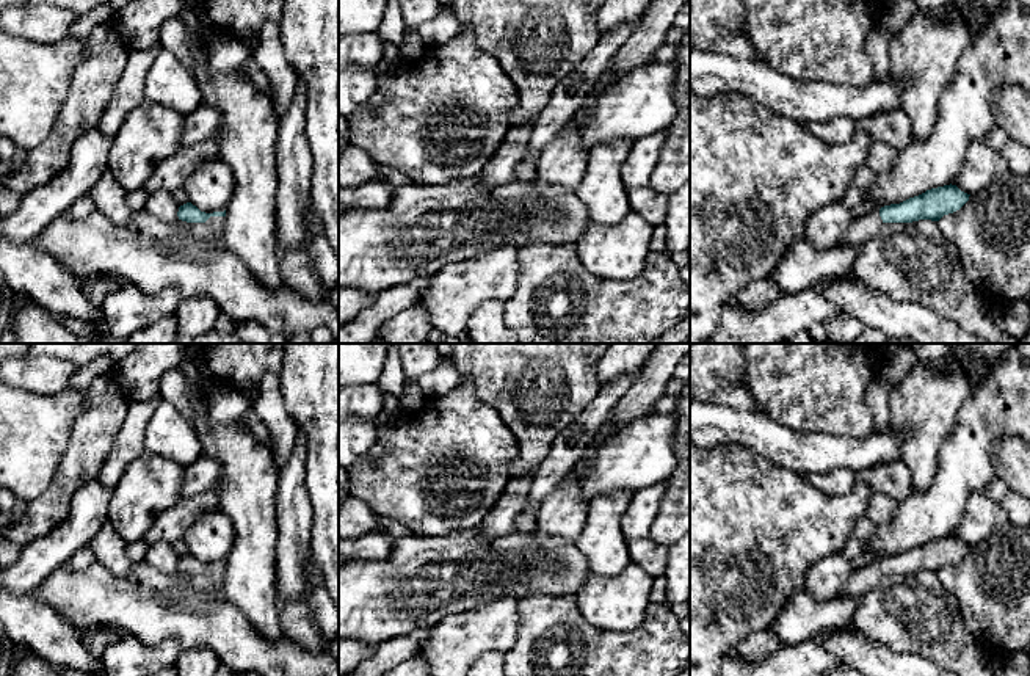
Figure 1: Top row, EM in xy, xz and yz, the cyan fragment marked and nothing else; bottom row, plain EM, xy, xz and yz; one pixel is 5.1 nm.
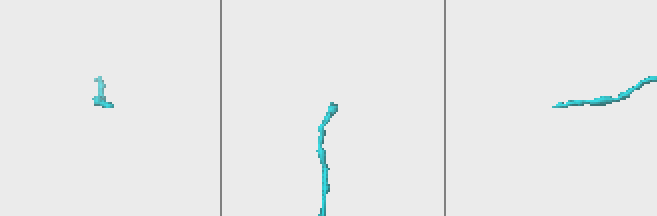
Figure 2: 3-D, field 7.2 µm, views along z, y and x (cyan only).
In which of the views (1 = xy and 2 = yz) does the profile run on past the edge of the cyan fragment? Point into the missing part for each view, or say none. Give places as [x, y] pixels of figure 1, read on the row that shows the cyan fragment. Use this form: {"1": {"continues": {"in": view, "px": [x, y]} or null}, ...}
{"1": {"continues": {"in": "xy", "px": [218, 223]}}, "2": {"continues": {"in": "yz", "px": [866, 226]}}}

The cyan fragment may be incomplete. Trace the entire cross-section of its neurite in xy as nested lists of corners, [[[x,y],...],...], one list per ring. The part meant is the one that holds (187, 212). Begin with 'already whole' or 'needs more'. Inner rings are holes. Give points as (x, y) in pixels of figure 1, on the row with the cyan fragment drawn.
needs more | [[[191,202],[180,205],[177,216],[179,220],[187,223],[205,223],[207,226],[213,227],[218,232],[224,232],[224,227],[226,227],[226,210],[205,213],[205,212],[201,212]]]

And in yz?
needs more | [[[956,185],[927,190],[900,204],[884,205],[879,210],[861,215],[843,234],[839,245],[864,245],[875,237],[884,223],[912,223],[919,220],[939,221],[944,215],[959,210],[967,201],[967,193]]]

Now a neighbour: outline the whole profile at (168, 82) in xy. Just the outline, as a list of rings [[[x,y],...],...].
[[[160,49],[146,74],[144,97],[182,116],[202,105],[194,75],[166,49]]]

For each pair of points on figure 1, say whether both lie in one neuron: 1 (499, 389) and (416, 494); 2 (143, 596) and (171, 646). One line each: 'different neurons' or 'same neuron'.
1: different neurons
2: different neurons

